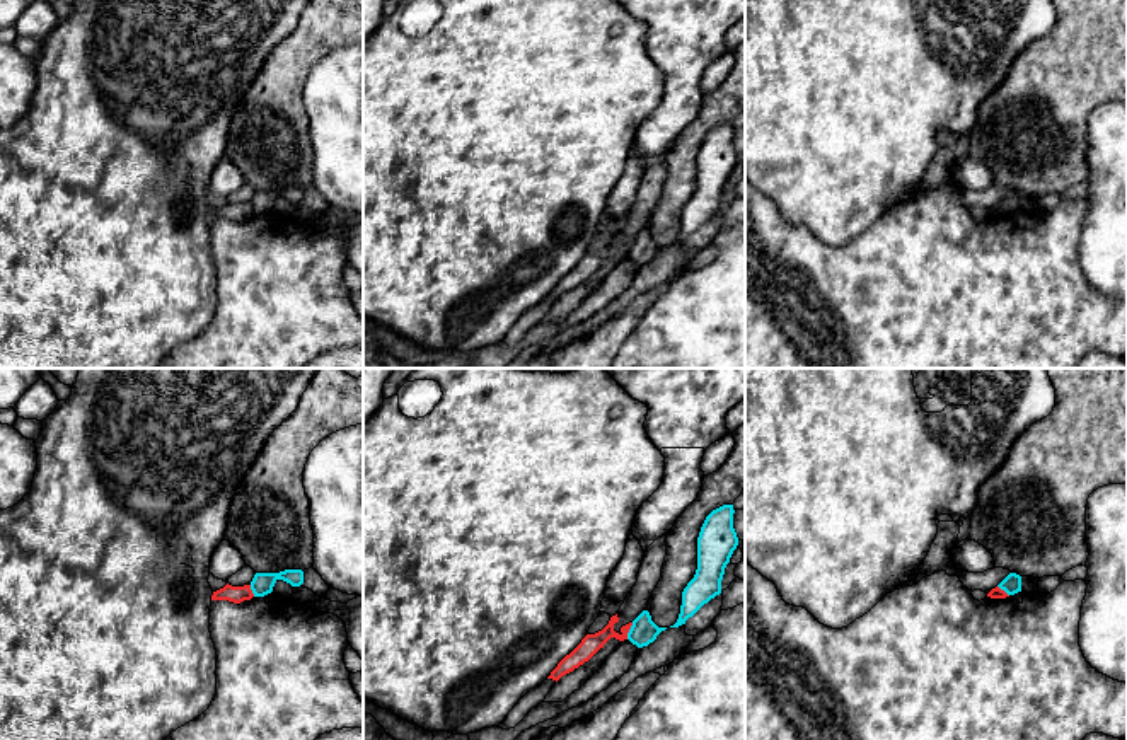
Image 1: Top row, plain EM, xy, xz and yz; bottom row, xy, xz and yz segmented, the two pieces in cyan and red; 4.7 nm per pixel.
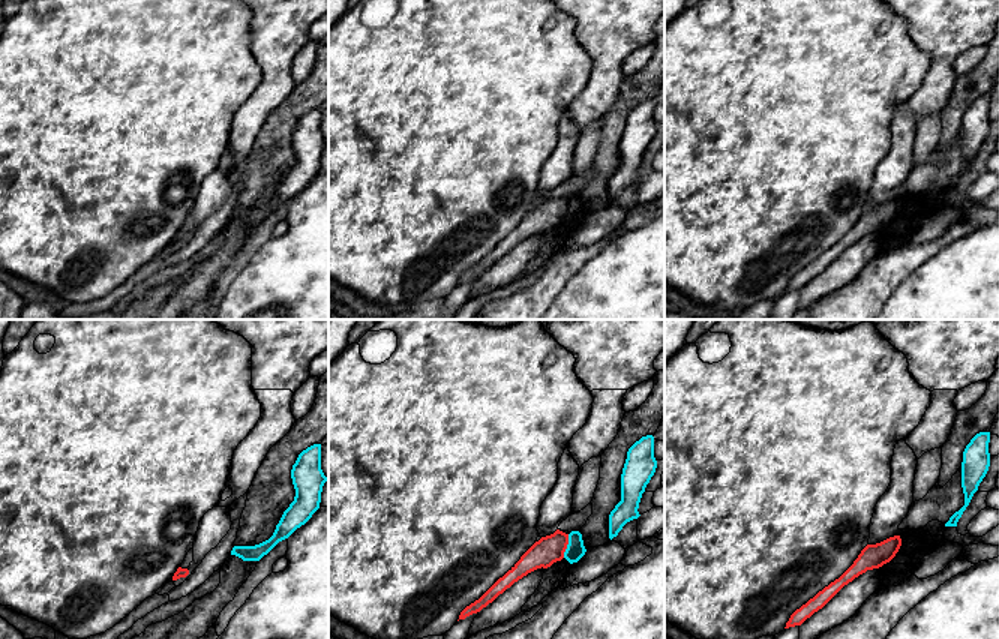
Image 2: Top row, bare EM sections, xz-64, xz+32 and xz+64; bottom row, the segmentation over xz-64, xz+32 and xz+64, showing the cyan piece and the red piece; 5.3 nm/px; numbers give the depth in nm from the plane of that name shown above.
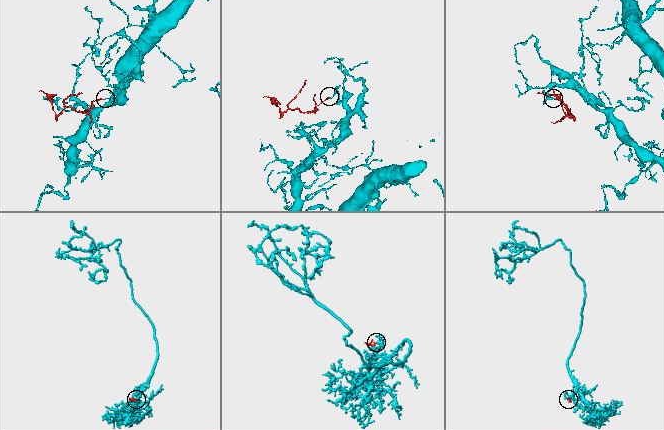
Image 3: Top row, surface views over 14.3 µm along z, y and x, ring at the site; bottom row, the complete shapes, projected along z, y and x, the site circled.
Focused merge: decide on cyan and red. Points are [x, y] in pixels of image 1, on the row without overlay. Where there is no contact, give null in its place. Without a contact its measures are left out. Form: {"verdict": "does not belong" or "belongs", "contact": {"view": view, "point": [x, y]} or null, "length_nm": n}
{"verdict": "does not belong", "contact": {"view": "xz", "point": [629, 249]}, "length_nm": 90}

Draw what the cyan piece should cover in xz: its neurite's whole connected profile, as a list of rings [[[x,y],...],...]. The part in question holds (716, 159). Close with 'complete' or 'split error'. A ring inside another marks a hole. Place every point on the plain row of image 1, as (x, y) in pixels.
[[[733,123],[713,128],[697,155],[697,188],[682,210],[679,237],[670,246],[685,242],[704,222],[721,211],[721,198],[738,155],[733,147]]]; complete

